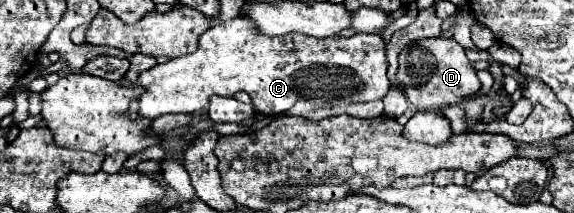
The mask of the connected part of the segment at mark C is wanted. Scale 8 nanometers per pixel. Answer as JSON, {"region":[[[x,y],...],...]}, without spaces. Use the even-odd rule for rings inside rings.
{"region":[[[236,17],[202,33],[194,53],[144,71],[140,85],[146,93],[140,97],[138,113],[150,119],[164,113],[196,113],[208,109],[212,95],[234,95],[238,91],[246,91],[256,111],[270,117],[288,111],[298,99],[370,103],[386,95],[390,87],[386,71],[386,43],[380,35],[314,39],[288,33],[286,37],[268,37],[258,33],[250,17]],[[198,69],[202,69],[202,77],[198,77]]]}

